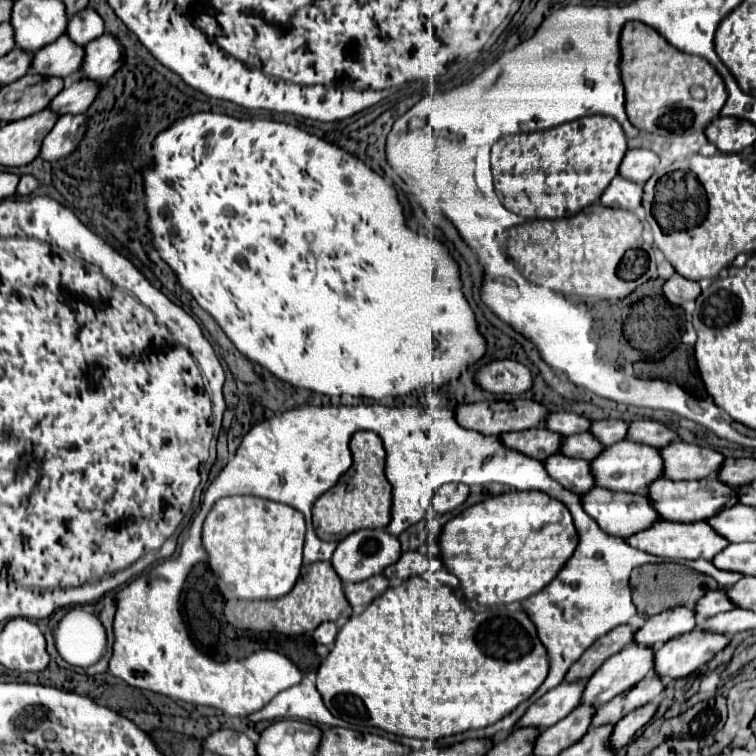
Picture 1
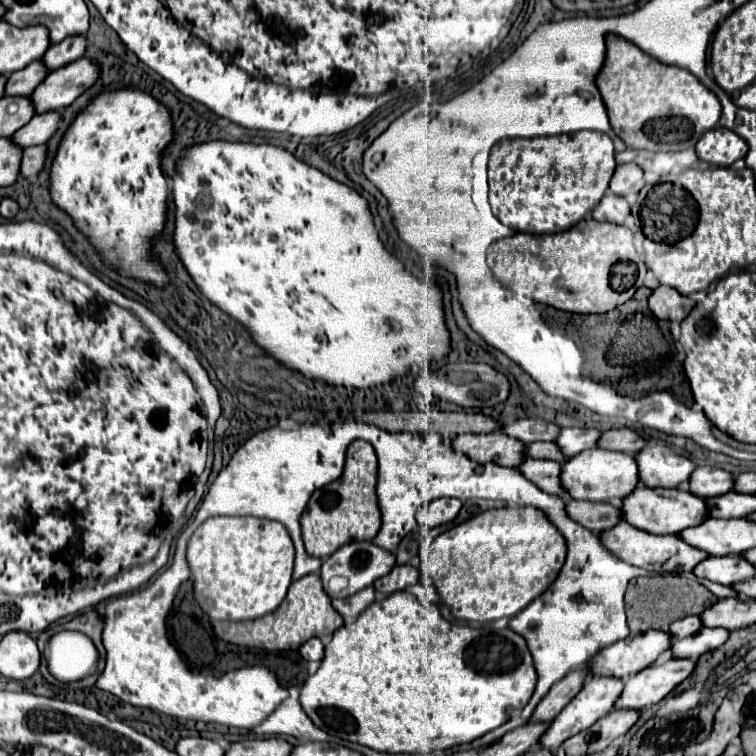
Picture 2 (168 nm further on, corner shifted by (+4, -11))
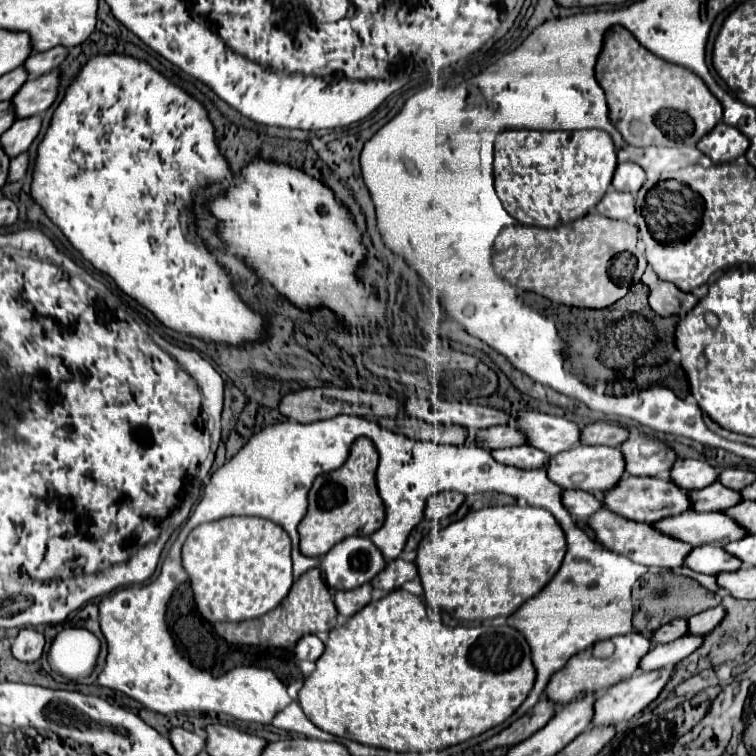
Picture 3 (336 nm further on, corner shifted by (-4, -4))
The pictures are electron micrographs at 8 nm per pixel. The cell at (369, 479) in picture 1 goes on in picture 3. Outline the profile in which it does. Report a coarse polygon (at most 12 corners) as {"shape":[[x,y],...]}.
{"shape":[[357,438],[315,478],[301,552],[325,556],[385,522],[379,452]]}

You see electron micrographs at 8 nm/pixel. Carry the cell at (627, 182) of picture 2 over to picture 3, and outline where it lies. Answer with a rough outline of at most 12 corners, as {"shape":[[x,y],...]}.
{"shape":[[635,162],[617,166],[613,186],[637,194],[645,182],[645,170]]}

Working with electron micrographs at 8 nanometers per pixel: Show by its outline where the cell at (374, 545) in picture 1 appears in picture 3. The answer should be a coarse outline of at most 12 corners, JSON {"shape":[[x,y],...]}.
{"shape":[[349,536],[321,560],[329,588],[353,590],[387,566],[365,536]]}

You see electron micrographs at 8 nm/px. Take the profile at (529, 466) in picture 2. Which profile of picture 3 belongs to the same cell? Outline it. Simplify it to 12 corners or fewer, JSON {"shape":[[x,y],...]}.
{"shape":[[533,446],[493,450],[495,460],[523,470],[543,468],[549,456]]}

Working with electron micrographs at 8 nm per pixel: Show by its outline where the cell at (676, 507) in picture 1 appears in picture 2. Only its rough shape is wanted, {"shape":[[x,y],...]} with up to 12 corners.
{"shape":[[635,487],[623,521],[675,535],[709,517],[687,489]]}

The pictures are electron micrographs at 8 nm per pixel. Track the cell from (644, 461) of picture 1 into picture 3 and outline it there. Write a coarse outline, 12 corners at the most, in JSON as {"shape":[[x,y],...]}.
{"shape":[[577,444],[551,458],[549,478],[593,496],[619,484],[619,448]]}

